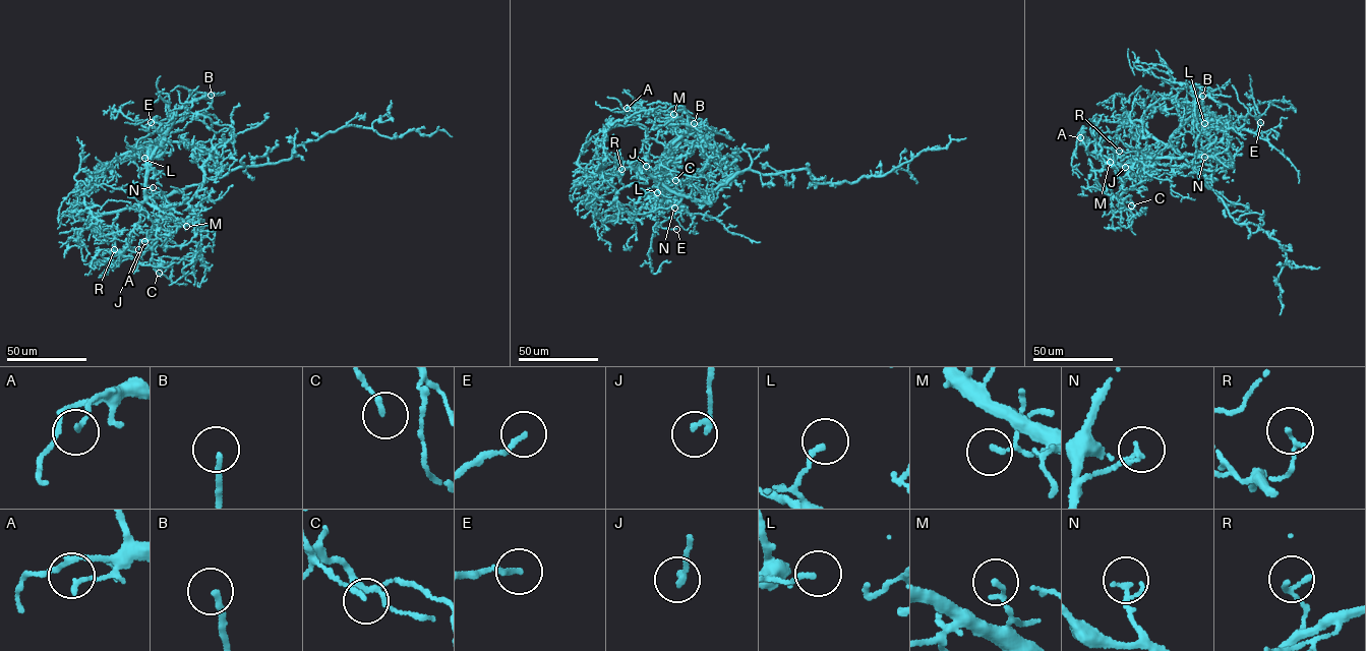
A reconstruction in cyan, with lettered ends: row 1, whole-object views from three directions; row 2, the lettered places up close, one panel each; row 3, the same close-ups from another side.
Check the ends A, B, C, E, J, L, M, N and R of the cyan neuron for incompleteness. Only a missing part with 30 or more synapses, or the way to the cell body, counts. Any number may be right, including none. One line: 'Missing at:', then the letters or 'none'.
Missing at: none

